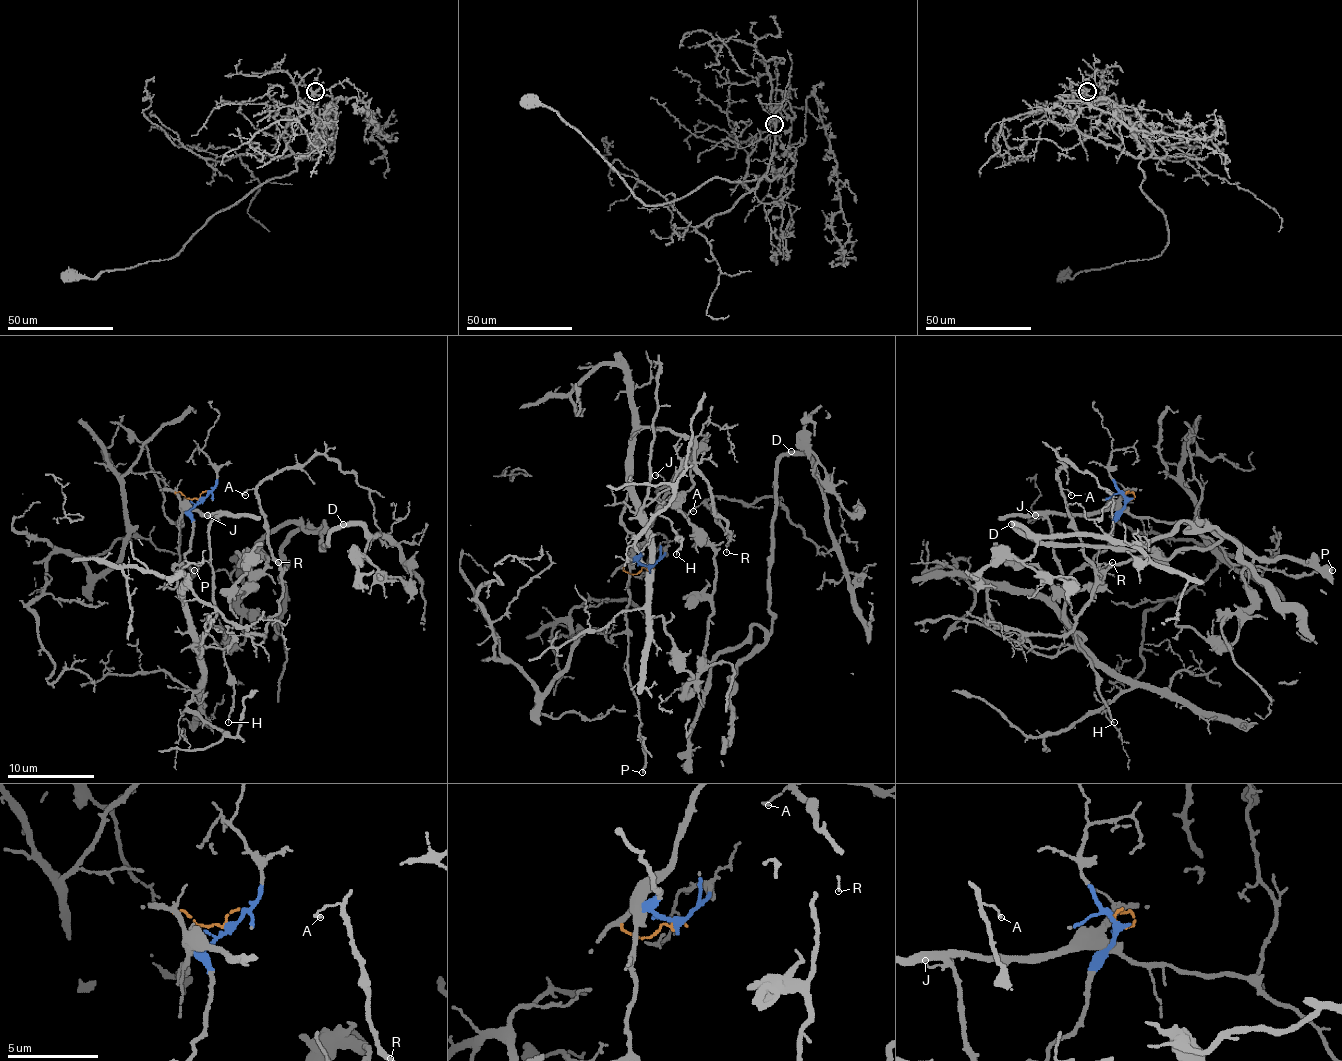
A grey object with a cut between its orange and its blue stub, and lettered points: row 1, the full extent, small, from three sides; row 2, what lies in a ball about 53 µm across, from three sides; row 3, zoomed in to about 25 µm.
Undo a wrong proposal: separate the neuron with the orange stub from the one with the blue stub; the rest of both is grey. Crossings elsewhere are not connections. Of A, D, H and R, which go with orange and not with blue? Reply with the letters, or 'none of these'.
H

